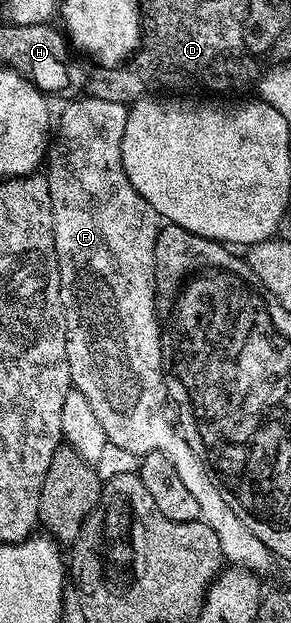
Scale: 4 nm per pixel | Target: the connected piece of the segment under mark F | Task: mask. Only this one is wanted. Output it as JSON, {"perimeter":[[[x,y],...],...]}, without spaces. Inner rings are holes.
{"perimeter":[[[86,95],[84,97],[85,100],[81,99],[70,99],[68,101],[69,105],[62,110],[61,121],[58,124],[56,121],[55,135],[52,137],[51,147],[47,152],[47,168],[49,164],[47,179],[49,182],[49,193],[51,194],[51,210],[53,211],[55,254],[57,255],[57,265],[59,266],[59,302],[61,303],[63,322],[65,323],[69,383],[76,391],[83,394],[83,398],[87,398],[87,402],[91,402],[91,410],[95,410],[95,418],[99,418],[99,426],[103,426],[103,434],[106,441],[112,447],[114,444],[115,447],[122,448],[125,452],[137,452],[136,454],[158,452],[163,454],[163,458],[171,458],[171,466],[175,466],[175,471],[179,473],[180,480],[186,484],[187,491],[195,497],[195,502],[199,502],[201,519],[204,520],[207,526],[211,526],[211,530],[215,530],[215,534],[219,538],[222,557],[230,565],[238,568],[247,568],[254,574],[262,574],[261,572],[268,570],[269,560],[271,561],[269,549],[263,546],[263,542],[259,542],[259,538],[255,538],[255,534],[251,534],[251,530],[247,530],[247,526],[243,526],[243,522],[239,522],[239,518],[235,518],[235,510],[231,510],[231,506],[227,506],[227,502],[223,502],[223,497],[219,495],[219,490],[215,490],[215,482],[211,482],[211,478],[207,478],[204,459],[195,449],[187,446],[185,436],[182,433],[177,433],[171,425],[161,424],[161,407],[165,404],[165,376],[161,373],[161,328],[163,332],[163,324],[162,321],[161,324],[157,321],[159,297],[157,295],[155,246],[157,245],[157,236],[161,233],[163,227],[163,221],[157,215],[155,209],[139,194],[139,190],[135,190],[135,186],[131,186],[131,182],[123,170],[121,147],[123,146],[123,126],[127,126],[128,107],[119,102],[103,102],[103,98],[95,98],[91,95]]]}

